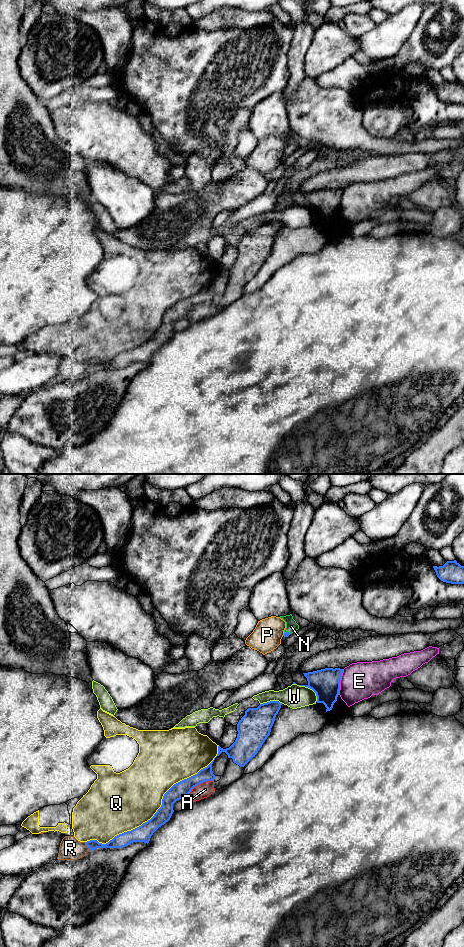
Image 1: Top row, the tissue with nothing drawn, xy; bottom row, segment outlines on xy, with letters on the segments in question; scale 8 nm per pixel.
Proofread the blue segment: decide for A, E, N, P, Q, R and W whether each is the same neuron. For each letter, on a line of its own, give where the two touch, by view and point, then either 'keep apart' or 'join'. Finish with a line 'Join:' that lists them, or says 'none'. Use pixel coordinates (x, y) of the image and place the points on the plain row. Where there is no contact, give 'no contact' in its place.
A: contact xy (198, 304); keep apart
E: contact xy (339, 202); keep apart
N: contact xy (287, 152); join
P: contact xy (284, 154); keep apart
Q: contact xy (160, 327); keep apart
R: contact xy (88, 367); keep apart
W: contact xy (310, 208); keep apart
Join: N

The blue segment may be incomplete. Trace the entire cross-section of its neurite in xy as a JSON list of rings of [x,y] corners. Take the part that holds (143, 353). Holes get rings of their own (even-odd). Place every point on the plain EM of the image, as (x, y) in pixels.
[[[214,280],[205,288],[201,289],[197,294],[174,304],[163,316],[162,325],[154,334],[154,336],[143,343],[141,346],[115,356],[106,364],[99,363],[97,360],[85,362],[89,368],[89,372],[97,368],[122,368],[133,362],[149,363],[153,353],[166,342],[168,342],[174,332],[173,324],[186,316],[192,309],[205,301],[213,301],[215,295],[212,291]]]

